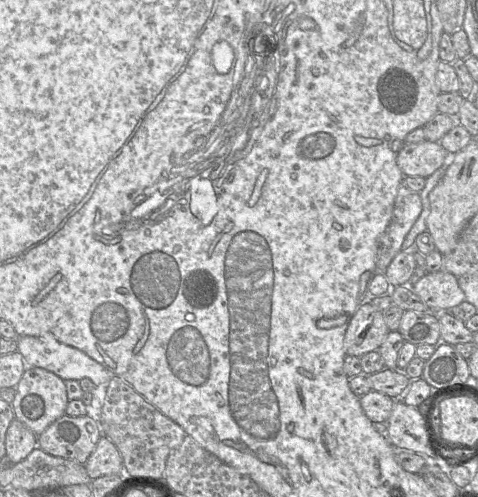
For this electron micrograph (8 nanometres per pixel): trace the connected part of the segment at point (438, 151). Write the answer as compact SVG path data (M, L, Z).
M424 140L419 143L403 145L397 154L396 162L405 177L418 176L427 179L435 171L442 167L448 158L448 155L455 154L448 154L439 142Z

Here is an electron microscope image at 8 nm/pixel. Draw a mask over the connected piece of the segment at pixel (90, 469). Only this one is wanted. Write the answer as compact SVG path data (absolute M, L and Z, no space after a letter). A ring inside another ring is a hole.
M104 435L98 441L84 466L91 480L104 475L124 475L121 454L115 444Z

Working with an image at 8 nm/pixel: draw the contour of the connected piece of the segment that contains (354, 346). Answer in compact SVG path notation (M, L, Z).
M364 302L349 321L344 337L346 355L361 357L378 350L389 332L382 311Z

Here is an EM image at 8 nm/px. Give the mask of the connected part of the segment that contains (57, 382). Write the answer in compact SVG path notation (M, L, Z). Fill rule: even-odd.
M27 366L16 386L11 405L15 419L24 423L38 436L51 423L65 414L68 402L66 384L63 379L43 368Z

